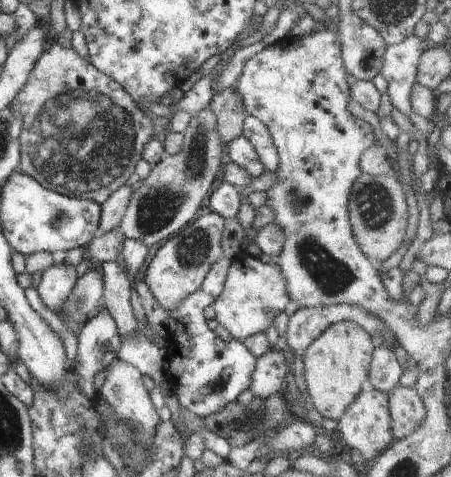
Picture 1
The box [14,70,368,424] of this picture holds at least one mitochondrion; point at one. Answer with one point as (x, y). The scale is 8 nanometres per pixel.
(83, 143)

